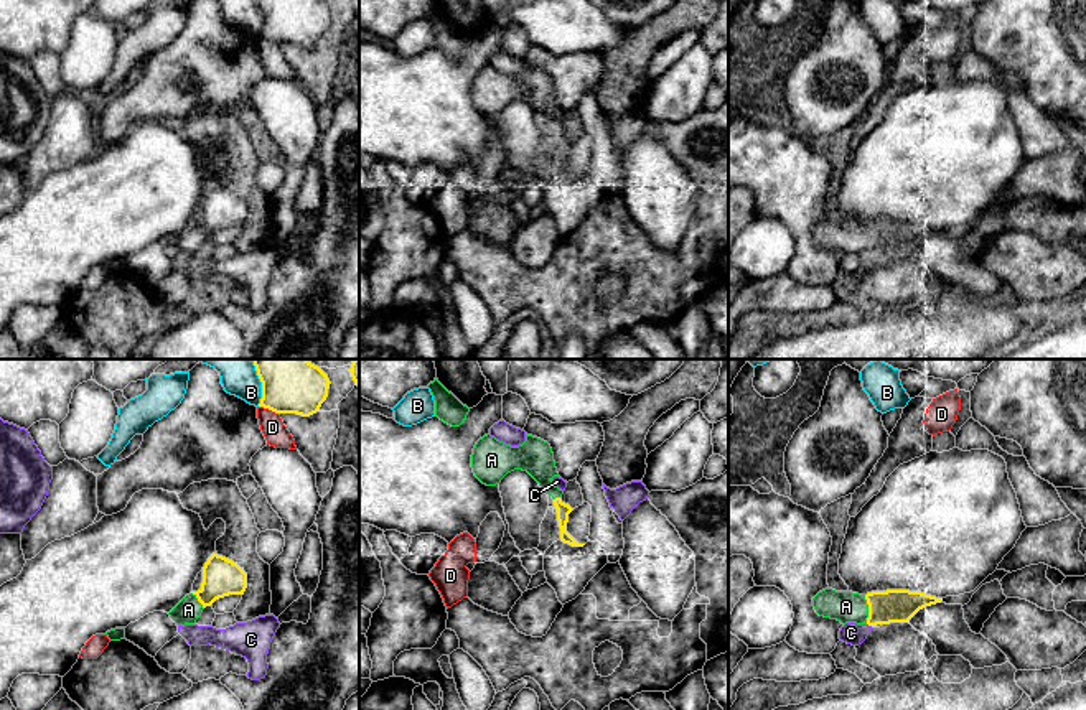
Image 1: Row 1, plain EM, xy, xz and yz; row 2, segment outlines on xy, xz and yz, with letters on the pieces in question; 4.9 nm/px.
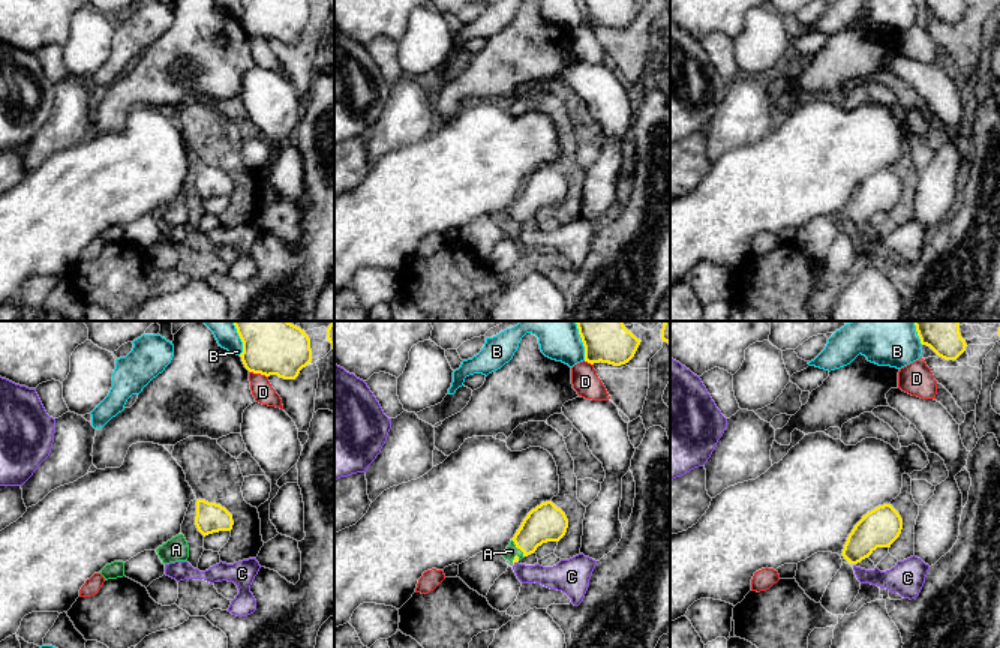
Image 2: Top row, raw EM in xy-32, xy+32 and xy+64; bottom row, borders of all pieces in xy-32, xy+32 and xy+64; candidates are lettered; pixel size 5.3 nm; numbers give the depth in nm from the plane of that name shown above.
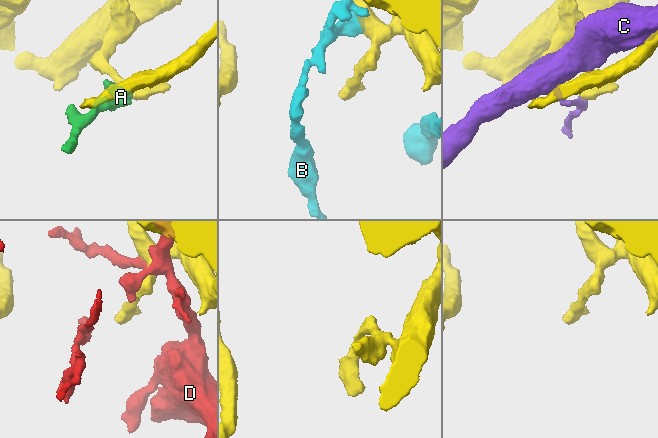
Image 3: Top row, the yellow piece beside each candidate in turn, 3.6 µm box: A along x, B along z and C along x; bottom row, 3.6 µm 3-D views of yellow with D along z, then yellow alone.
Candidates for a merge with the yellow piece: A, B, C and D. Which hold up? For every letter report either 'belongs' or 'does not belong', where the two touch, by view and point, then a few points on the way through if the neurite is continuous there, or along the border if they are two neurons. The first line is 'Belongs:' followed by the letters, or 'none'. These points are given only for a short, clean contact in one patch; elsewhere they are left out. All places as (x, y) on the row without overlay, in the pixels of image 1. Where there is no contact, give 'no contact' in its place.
Belongs: A
A: belongs | yz (869, 241) | across yz (887, 238), (869, 241), (846, 238)
B: does not belong | xy (262, 18)
C: does not belong | yz (869, 256)
D: does not belong | xy (269, 40)

